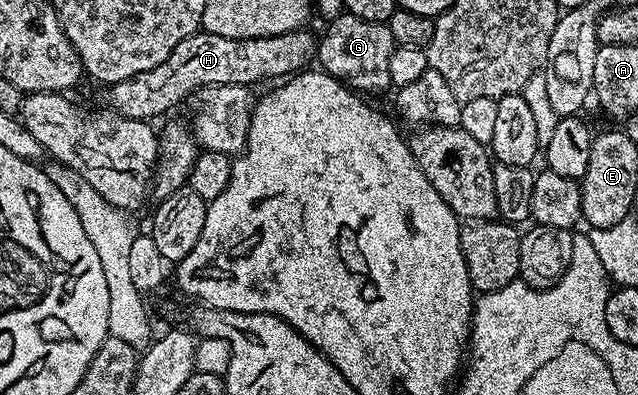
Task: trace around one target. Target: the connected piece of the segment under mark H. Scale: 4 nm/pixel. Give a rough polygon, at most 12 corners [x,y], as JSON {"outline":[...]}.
{"outline":[[308,28],[198,31],[159,67],[108,86],[112,112],[152,122],[208,85],[256,86],[314,64]]}

